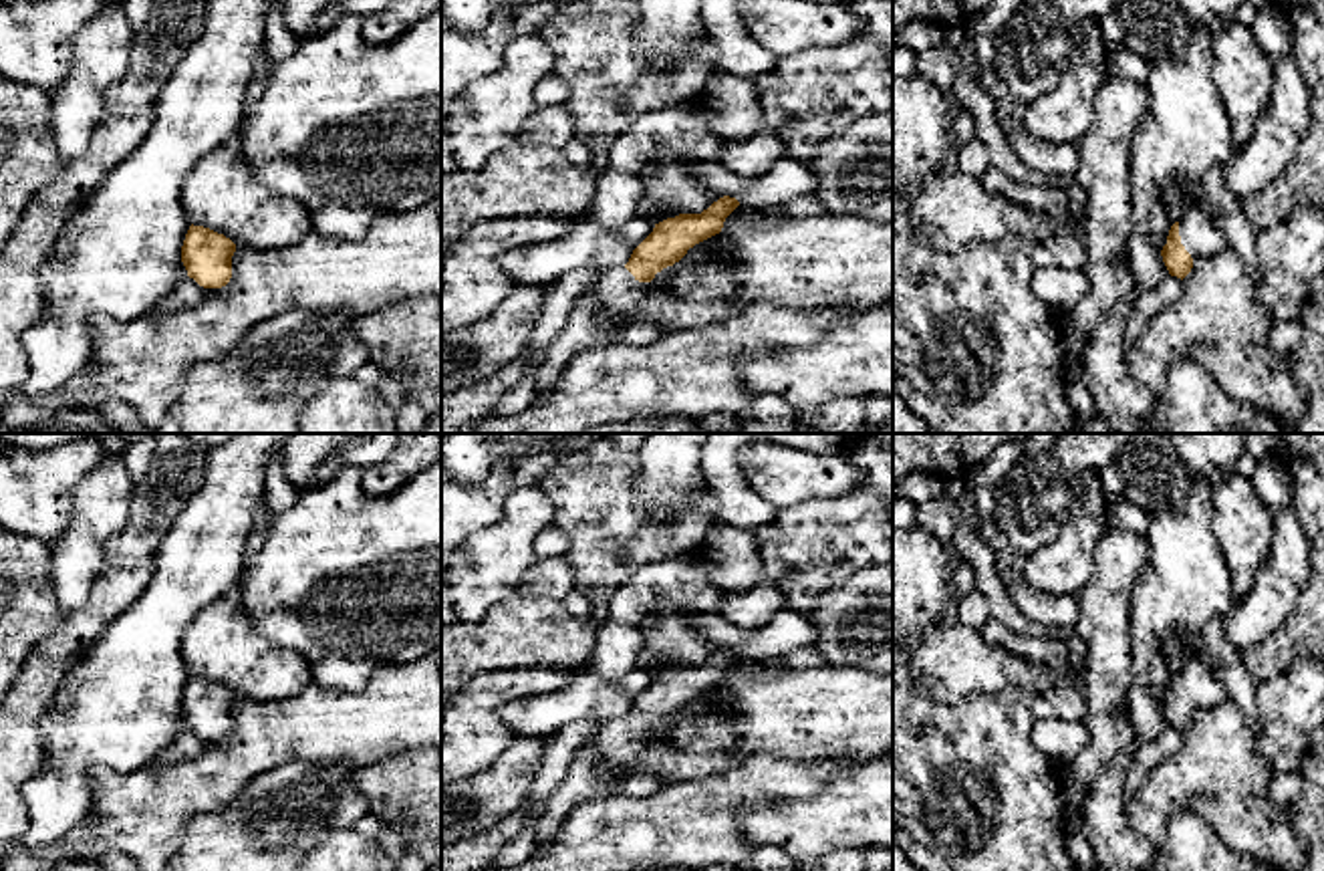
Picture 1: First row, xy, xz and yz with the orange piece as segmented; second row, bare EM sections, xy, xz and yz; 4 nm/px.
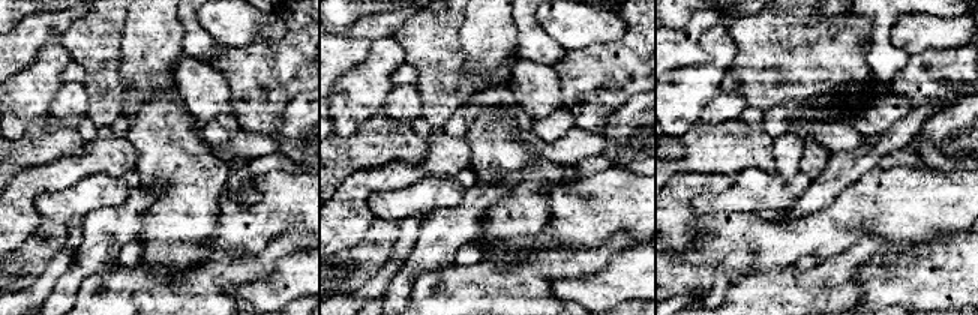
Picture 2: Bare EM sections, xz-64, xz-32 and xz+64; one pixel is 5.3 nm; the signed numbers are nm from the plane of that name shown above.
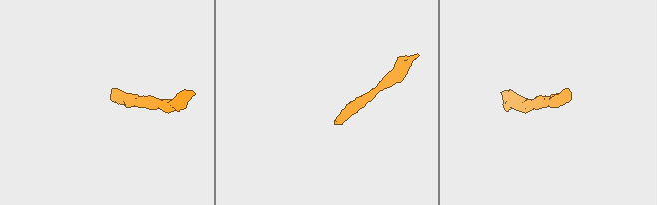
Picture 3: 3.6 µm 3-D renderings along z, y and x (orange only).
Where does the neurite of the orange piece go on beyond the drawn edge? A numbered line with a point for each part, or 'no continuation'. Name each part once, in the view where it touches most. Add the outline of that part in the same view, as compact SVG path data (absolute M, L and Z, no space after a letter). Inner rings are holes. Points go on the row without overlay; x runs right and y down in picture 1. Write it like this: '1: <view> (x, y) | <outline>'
1: yz (1200, 686) | M1191 657L1179 673L1179 688L1193 712L1209 710L1229 700L1225 683L1199 657Z

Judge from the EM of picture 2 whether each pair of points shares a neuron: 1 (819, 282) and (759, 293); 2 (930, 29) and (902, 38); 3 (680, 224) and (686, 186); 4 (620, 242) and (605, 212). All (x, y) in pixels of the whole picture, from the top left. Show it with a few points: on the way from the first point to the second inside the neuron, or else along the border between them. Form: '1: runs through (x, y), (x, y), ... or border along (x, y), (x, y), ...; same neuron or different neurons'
1: runs through (804, 293), (774, 293); same neuron
2: runs through (923, 32), (909, 33); same neuron
3: runs through (680, 215), (680, 195); same neuron
4: border along (639, 239), (612, 234), (594, 248), (582, 245); different neurons

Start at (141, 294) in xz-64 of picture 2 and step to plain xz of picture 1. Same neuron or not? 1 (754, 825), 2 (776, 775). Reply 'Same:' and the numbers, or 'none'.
Same: 2

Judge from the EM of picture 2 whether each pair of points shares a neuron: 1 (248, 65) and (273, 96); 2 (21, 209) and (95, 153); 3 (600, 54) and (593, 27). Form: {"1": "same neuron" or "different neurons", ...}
{"1": "same neuron", "2": "same neuron", "3": "different neurons"}

